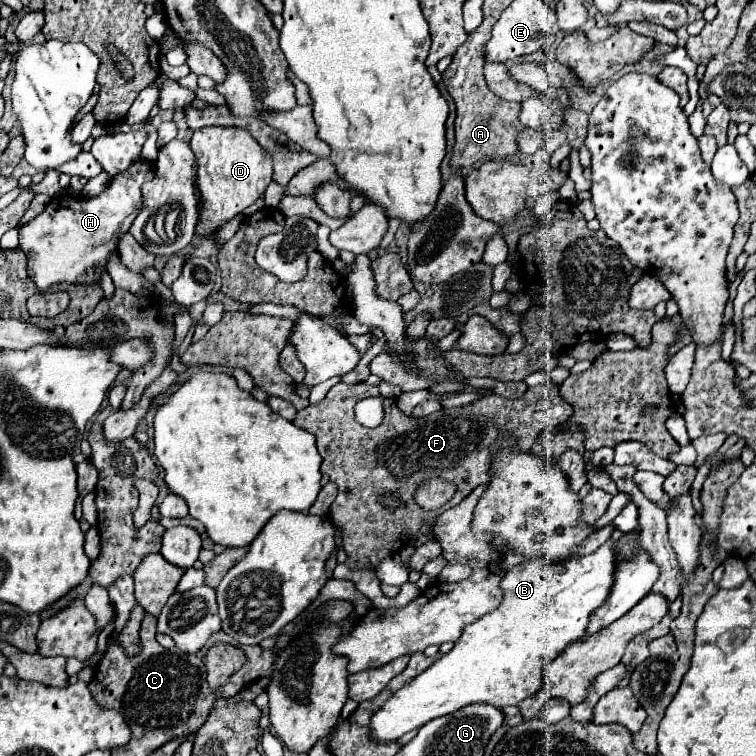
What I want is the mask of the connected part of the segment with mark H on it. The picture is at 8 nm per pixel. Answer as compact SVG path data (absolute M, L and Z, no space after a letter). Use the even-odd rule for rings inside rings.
M139 160L95 198L75 198L67 194L53 196L45 210L29 224L19 228L19 248L27 254L27 274L43 292L53 284L99 284L107 272L107 260L117 250L121 234L129 232L135 216L141 212L141 186L155 176L155 164Z

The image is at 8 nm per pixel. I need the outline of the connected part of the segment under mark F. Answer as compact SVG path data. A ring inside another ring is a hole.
M339 382L327 392L327 396L319 404L311 404L309 408L299 410L297 418L295 418L297 426L313 432L313 436L317 438L317 450L323 458L321 472L327 474L329 480L339 486L339 494L337 494L335 502L331 504L329 518L331 518L333 526L343 532L343 550L347 552L347 566L353 570L363 570L363 568L375 570L383 558L397 554L405 546L405 542L409 544L425 522L433 524L437 520L437 516L445 512L443 506L453 508L473 488L477 488L479 484L487 484L489 478L493 478L493 454L499 450L499 444L497 444L499 432L501 432L501 438L505 438L505 436L513 438L511 452L515 454L521 450L529 450L537 442L537 436L541 434L541 430L545 430L547 426L563 424L573 414L573 408L559 396L559 386L545 382L541 386L527 388L527 392L521 398L507 400L499 394L489 394L489 396L483 396L467 406L439 410L425 418L413 418L413 416L407 418L397 408L397 400L383 398L383 412L385 412L383 422L377 428L365 428L353 418L353 406L357 400L363 400L369 396L379 396L379 388L369 386L367 382L353 384L353 386ZM435 476L455 482L457 492L439 510L427 512L419 504L415 504L413 492L419 482L423 482L427 478L435 478ZM385 494L397 494L397 498L401 498L401 506L397 510L389 510L387 506L381 506L379 498Z

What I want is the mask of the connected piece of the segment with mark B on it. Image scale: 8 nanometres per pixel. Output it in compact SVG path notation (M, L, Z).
M605 542L597 552L573 556L565 562L553 564L543 558L513 566L501 580L501 604L465 626L451 652L443 654L373 714L371 734L375 740L399 740L429 720L449 716L469 704L507 706L533 696L543 686L543 668L569 642L585 634L589 616L605 602L615 572L613 552L613 544Z

